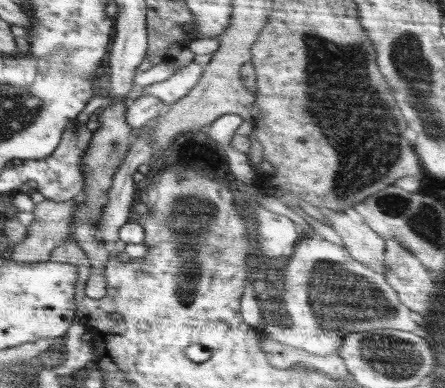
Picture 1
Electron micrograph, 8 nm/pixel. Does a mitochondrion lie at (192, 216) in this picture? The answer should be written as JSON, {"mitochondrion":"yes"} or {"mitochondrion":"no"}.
{"mitochondrion":"yes"}

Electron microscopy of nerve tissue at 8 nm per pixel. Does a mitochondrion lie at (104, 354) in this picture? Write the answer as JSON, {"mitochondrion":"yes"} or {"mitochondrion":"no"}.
{"mitochondrion":"no"}

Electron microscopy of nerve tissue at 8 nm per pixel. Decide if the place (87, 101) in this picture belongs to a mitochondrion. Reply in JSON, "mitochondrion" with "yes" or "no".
{"mitochondrion":"no"}

